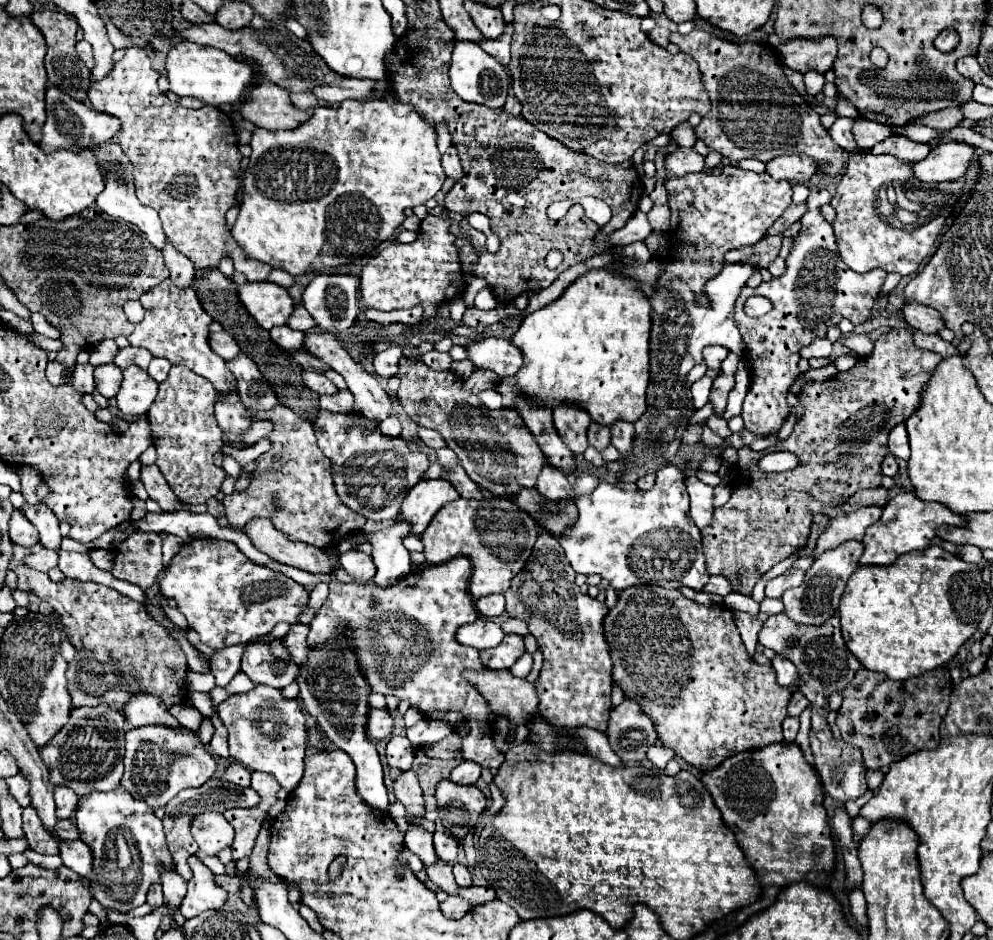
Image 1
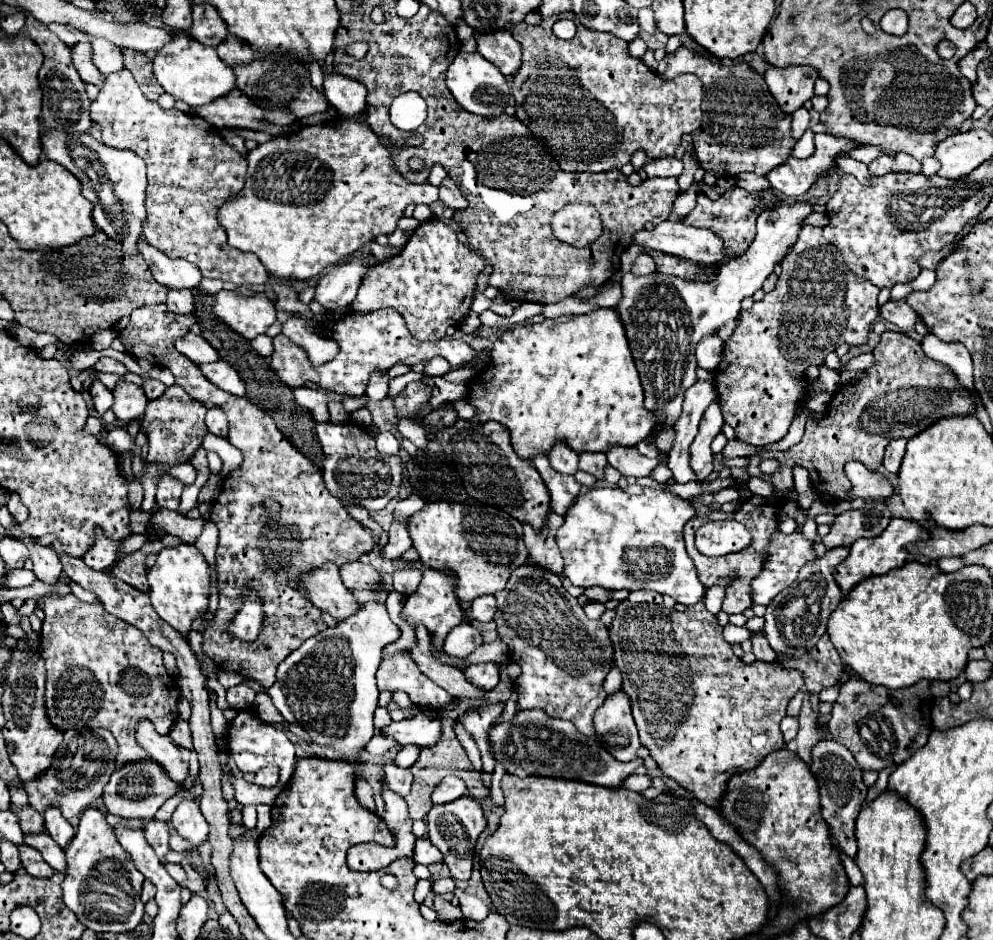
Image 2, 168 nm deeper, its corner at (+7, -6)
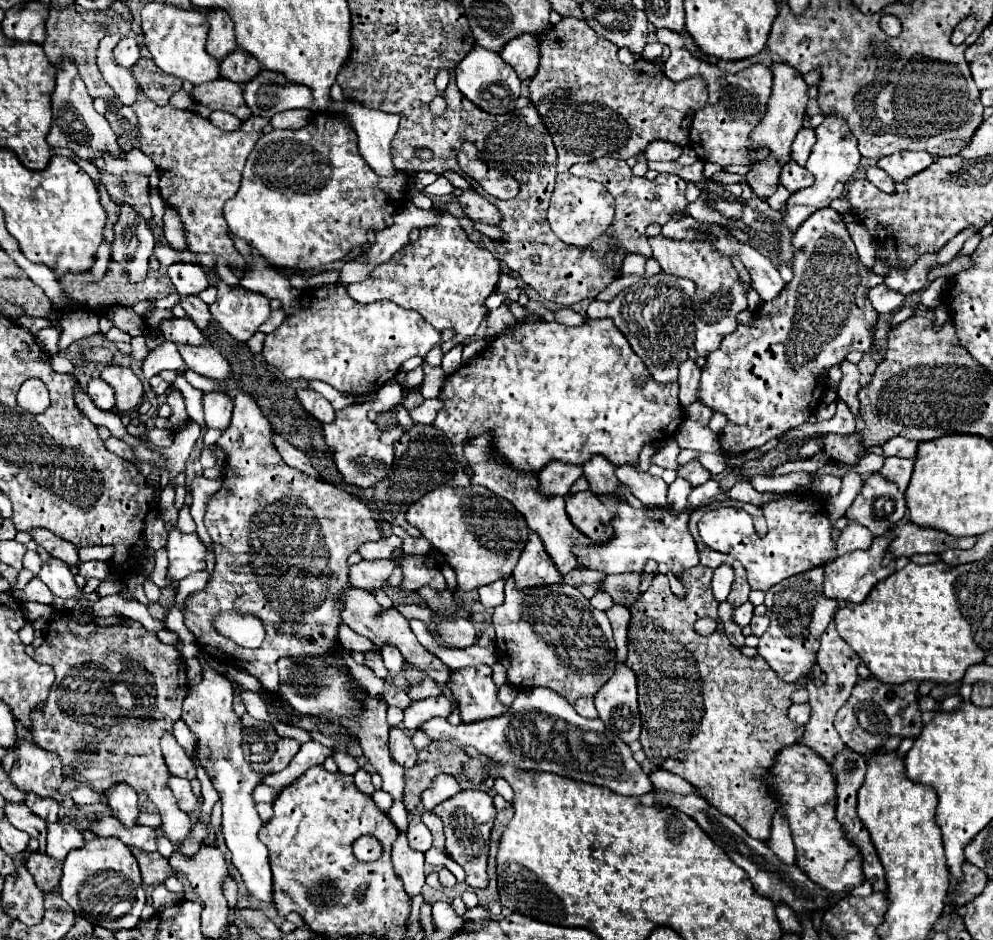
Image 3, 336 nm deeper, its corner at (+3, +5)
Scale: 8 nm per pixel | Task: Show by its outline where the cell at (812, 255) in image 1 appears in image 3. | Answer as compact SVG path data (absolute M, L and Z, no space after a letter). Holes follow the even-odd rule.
M832 208L816 210L808 216L794 234L794 262L792 282L772 302L762 302L754 314L754 326L738 326L732 334L724 336L718 350L708 354L700 376L700 402L722 412L728 422L718 436L720 450L724 454L744 454L752 448L764 446L770 438L776 438L790 428L806 422L806 418L820 404L828 370L840 366L848 352L868 352L872 348L872 326L878 320L878 312L868 302L868 290L882 284L882 276L870 272L858 258L856 246L846 230L844 218Z

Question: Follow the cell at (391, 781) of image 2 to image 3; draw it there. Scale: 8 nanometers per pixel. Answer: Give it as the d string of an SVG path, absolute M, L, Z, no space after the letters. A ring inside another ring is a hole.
M390 728L388 746L390 746L392 758L402 768L412 768L414 766L414 762L416 762L416 748L414 748L410 736L402 732L402 728Z

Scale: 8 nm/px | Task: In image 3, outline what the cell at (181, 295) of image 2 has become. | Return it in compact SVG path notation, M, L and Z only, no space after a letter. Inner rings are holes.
M196 296L182 298L180 304L182 304L182 308L186 310L188 318L190 318L200 330L206 330L206 326L208 326L210 320L212 320L212 314L210 314L210 310L208 310L208 304L204 304L204 302L202 302L200 298L196 298Z

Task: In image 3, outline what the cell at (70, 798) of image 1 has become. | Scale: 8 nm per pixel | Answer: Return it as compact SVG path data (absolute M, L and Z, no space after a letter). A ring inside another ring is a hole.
M60 820L56 824L48 824L48 848L46 854L54 860L64 860L70 850L84 846L84 838L80 830L74 828L70 820Z

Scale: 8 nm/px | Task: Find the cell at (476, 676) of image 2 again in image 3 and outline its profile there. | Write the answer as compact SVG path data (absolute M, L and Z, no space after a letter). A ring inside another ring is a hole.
M468 666L468 668L462 668L462 670L452 670L452 678L448 680L448 688L452 690L452 696L458 702L460 720L464 724L488 720L488 718L506 714L506 710L508 710L508 706L500 704L498 698L496 698L498 688L492 682L492 668L490 666Z

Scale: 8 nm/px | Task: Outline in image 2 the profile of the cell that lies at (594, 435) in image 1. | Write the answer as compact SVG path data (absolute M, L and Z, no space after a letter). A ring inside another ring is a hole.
M584 453L580 455L580 469L586 473L592 473L598 479L604 479L604 467L606 467L606 455L604 453Z

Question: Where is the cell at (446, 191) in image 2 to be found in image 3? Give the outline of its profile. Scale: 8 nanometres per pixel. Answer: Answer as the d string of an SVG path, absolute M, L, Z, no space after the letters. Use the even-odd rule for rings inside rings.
M464 190L462 196L458 198L458 204L462 206L464 214L474 222L482 222L490 226L500 226L502 222L502 212L484 196L480 196L476 190Z

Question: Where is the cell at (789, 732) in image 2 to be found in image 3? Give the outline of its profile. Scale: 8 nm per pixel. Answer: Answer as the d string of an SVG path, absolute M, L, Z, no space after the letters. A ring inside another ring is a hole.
M792 704L788 716L790 716L790 720L794 720L794 722L798 722L798 724L804 726L804 724L808 724L808 720L810 720L810 706L808 706L808 704L802 704L802 706Z

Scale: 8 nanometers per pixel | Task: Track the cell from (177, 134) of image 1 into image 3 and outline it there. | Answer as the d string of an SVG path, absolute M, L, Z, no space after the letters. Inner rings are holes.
M144 92L138 94L132 110L136 112L140 122L140 130L132 132L136 134L140 150L148 154L160 170L162 198L180 212L188 234L188 250L194 254L214 254L226 258L238 268L244 268L244 258L234 248L234 242L228 236L222 208L224 202L238 192L246 158L268 120L252 116L242 124L238 132L224 132L210 124L210 120L204 120L194 112L178 110L170 104L160 108L152 100L148 100Z

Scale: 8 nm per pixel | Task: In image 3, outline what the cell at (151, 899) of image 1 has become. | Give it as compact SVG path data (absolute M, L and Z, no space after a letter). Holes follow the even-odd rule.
M130 848L130 852L138 860L144 884L156 886L156 884L164 882L168 876L174 874L174 870L170 868L168 860L164 856L160 856L158 852L144 852L140 848Z

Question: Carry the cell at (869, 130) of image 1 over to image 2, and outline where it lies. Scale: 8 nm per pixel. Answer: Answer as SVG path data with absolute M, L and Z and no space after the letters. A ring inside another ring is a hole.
M816 135L814 137L816 141L816 151L814 155L806 157L806 159L788 159L786 163L782 163L780 167L772 169L772 173L766 175L766 179L770 181L772 189L784 193L786 197L800 197L804 195L816 181L816 177L828 173L828 169L832 169L834 165L834 157L842 151L852 151L856 147L862 147L862 145L856 145L856 141L848 141L846 137L832 137L832 135Z

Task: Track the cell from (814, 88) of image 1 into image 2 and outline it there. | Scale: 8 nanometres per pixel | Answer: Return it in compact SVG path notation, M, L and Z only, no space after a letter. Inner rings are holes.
M800 107L796 113L792 113L792 137L794 139L800 139L802 133L808 129L808 123L810 123L808 109Z

